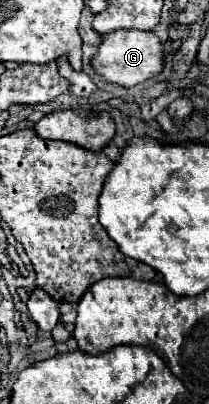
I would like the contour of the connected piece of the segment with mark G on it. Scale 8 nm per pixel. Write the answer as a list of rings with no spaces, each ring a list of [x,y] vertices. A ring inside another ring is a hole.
[[[118,30],[118,32],[102,36],[102,44],[98,46],[98,52],[92,64],[96,72],[102,74],[108,82],[116,82],[120,86],[130,88],[158,76],[164,70],[164,58],[166,58],[166,48],[154,32]]]

